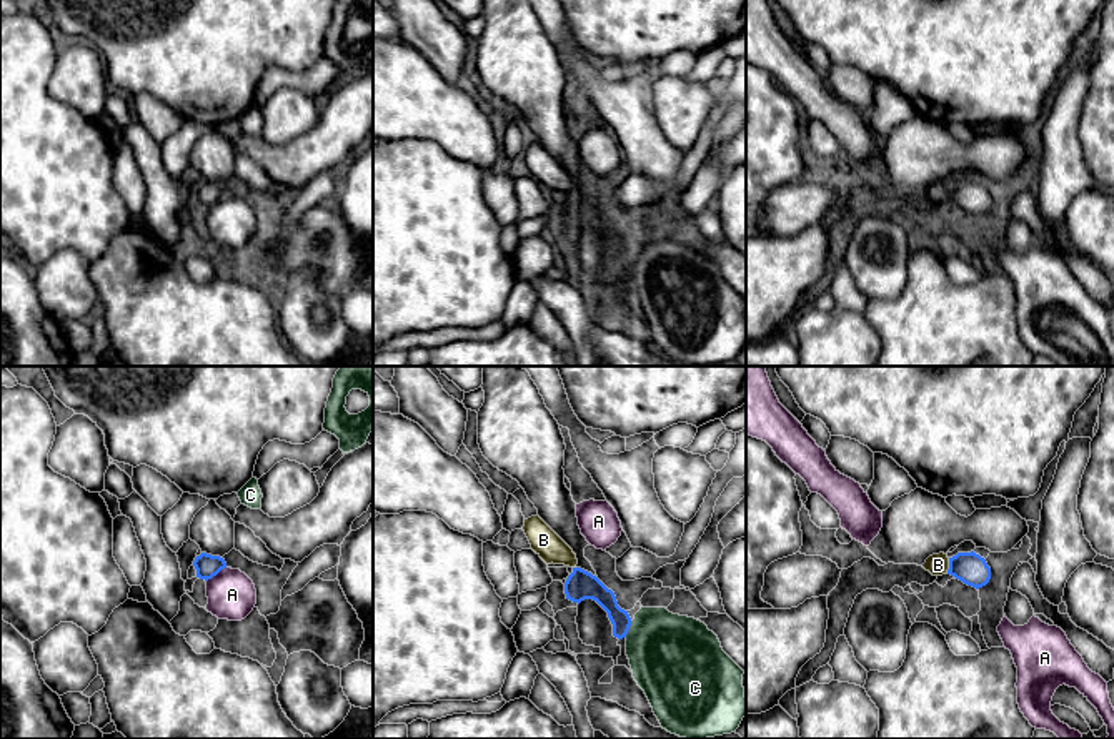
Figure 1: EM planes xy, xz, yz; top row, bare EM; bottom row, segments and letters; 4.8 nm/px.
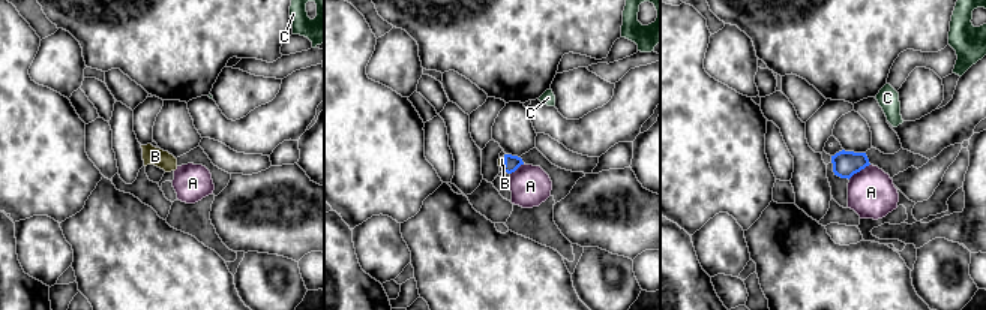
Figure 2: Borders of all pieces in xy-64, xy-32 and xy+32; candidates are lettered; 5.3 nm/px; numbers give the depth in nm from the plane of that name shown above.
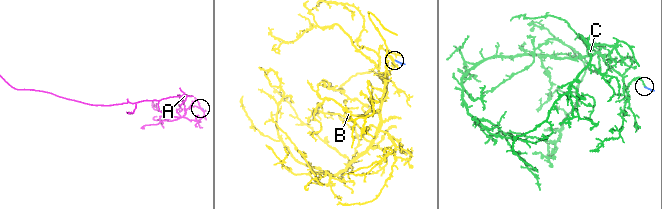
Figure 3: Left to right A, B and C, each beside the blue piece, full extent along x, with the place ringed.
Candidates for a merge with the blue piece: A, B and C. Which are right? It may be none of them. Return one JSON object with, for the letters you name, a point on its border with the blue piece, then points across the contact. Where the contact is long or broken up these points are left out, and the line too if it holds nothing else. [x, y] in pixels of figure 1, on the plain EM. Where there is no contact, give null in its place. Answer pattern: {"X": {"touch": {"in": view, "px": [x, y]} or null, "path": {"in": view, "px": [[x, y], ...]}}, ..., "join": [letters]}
{"B": {"touch": {"in": "yz", "px": [949, 193]}, "path": {"in": "yz", "px": [[969, 195], [949, 193], [938, 192]]}}, "join": ["B"]}

